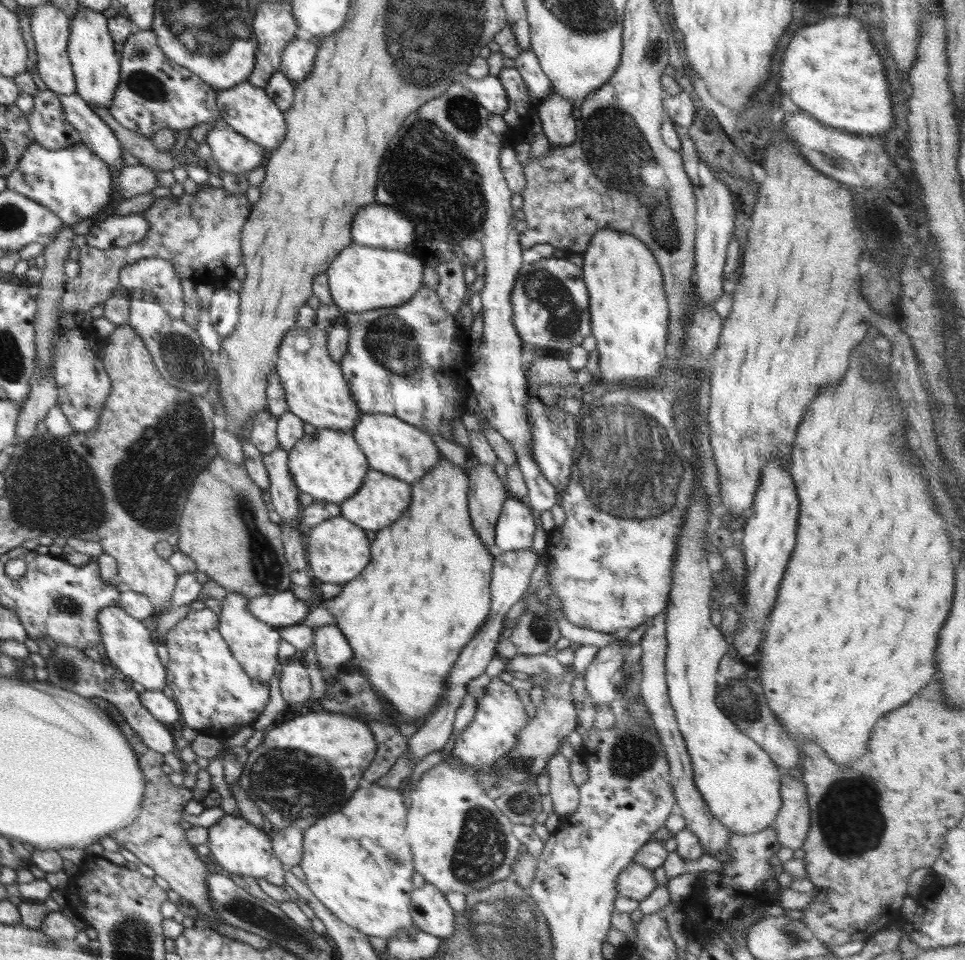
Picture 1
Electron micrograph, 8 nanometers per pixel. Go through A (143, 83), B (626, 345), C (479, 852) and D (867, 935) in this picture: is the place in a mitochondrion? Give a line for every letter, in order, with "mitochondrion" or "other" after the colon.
A: mitochondrion
B: other
C: mitochondrion
D: other

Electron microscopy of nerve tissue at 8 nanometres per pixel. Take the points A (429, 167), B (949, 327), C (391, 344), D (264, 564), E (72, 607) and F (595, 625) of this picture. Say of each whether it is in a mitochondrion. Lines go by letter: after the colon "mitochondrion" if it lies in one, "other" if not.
A: mitochondrion
B: other
C: mitochondrion
D: mitochondrion
E: mitochondrion
F: other

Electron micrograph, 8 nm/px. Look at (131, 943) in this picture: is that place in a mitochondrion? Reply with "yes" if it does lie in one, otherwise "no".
yes

